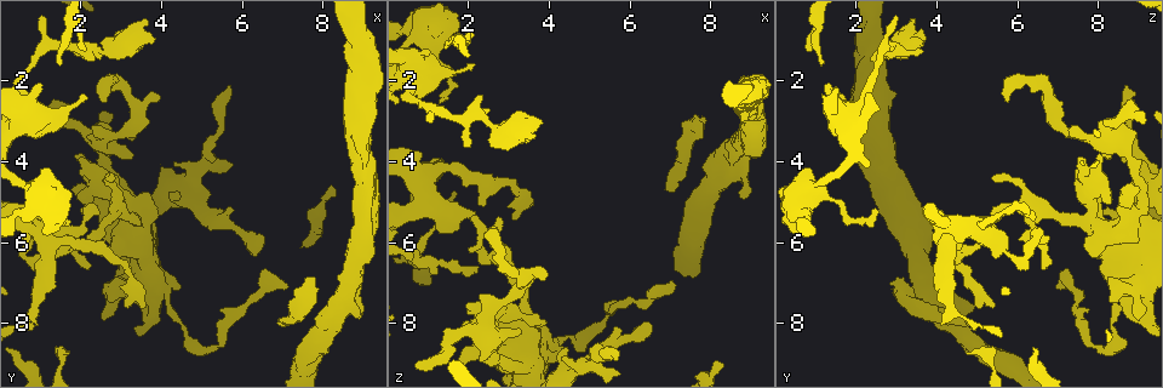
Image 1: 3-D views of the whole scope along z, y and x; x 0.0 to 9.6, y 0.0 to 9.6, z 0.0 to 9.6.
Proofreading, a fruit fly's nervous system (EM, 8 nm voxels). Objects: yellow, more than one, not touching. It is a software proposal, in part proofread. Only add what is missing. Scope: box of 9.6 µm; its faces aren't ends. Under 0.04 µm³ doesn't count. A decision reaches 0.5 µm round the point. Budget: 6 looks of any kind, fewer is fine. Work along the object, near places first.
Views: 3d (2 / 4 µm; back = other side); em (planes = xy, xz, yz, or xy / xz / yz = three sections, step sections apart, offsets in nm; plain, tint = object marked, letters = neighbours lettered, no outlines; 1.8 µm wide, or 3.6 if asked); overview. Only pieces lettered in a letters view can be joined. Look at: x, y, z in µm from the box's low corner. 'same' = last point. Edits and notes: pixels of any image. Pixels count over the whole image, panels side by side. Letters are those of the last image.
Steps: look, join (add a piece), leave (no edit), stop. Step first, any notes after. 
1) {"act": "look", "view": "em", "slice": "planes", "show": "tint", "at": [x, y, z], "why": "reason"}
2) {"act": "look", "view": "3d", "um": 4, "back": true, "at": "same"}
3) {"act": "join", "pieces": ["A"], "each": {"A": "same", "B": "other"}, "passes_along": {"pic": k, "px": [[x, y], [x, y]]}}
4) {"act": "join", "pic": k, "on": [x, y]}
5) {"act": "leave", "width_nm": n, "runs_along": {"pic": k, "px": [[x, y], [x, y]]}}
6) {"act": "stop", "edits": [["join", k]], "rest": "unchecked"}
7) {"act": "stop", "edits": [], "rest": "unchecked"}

{"act": "look", "view": "em", "slice": "yz", "step": 16, "show": "letters", "at": [4.45, 4.85, 8.65]}

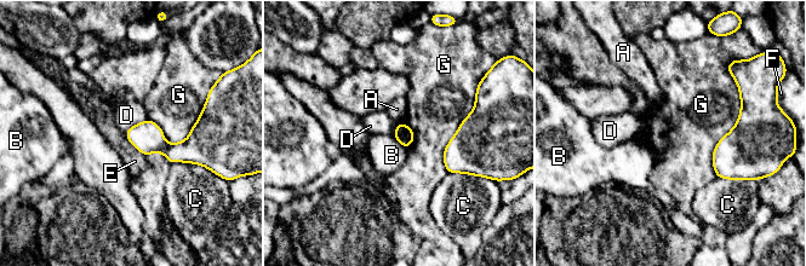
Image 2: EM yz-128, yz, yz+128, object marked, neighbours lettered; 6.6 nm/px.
{"act": "look", "view": "em", "slice": "planes", "show": "letters", "at": "same"}

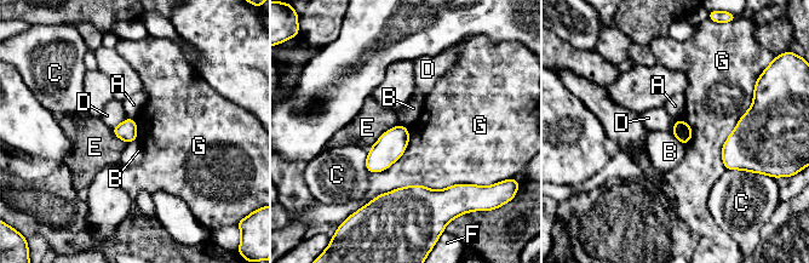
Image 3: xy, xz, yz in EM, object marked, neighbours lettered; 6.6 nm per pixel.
{"act": "leave", "longest_contact_nm": ["G", 750], "each": {"A": "other", "B": "other", "C": "other", "D": "other", "E": "other", "F": "other", "G": "other"}, "border": {"pic": 3, "px": [[472, 183], [402, 186], [363, 205]]}, "found": "none of them fits"}

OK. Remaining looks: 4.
{"act": "look", "view": "3d", "um": 2, "at": [2.25, 6.65, 6.60], "why": "end of a long branch"}

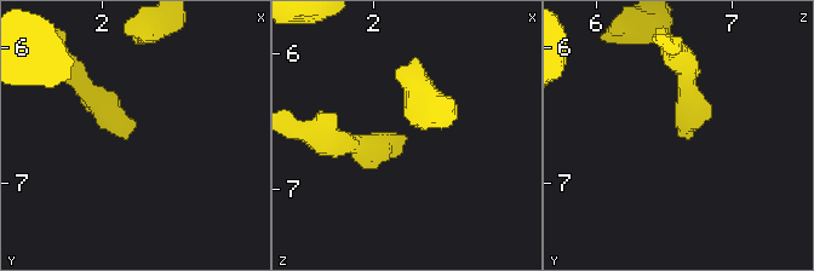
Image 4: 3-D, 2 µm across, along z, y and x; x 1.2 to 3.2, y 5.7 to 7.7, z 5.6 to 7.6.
{"act": "look", "view": "em", "um": 3.6, "slice": "planes", "show": "plain", "at": [2.22, 6.58, 6.58], "why": "now the EM"}

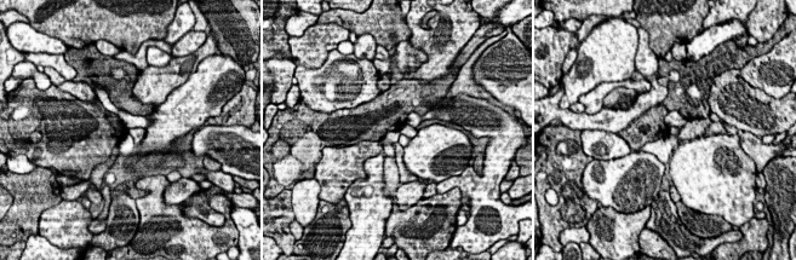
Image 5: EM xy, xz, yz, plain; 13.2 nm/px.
{"act": "look", "view": "em", "um": 3.6, "slice": "planes", "show": "letters", "at": "same"}

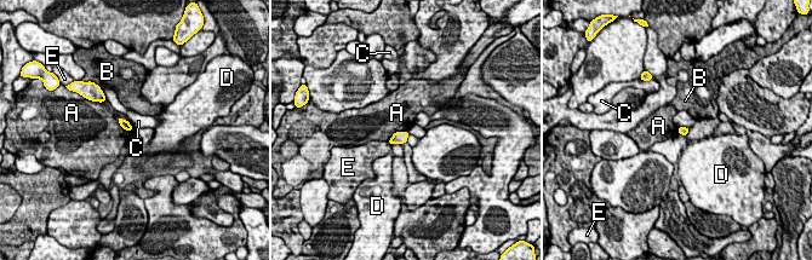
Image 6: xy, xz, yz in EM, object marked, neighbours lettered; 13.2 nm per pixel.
{"act": "leave", "longest_contact_nm": ["A", 280], "each": {"A": "other", "B": "other", "C": "other", "D": "other", "E": "other"}, "border": {"pic": 6, "px": [[116, 119], [126, 120], [133, 128]]}, "found": "no lettered piece goes on from it"}

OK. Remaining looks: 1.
{"act": "stop", "edits": [], "rest": "unchecked"}

